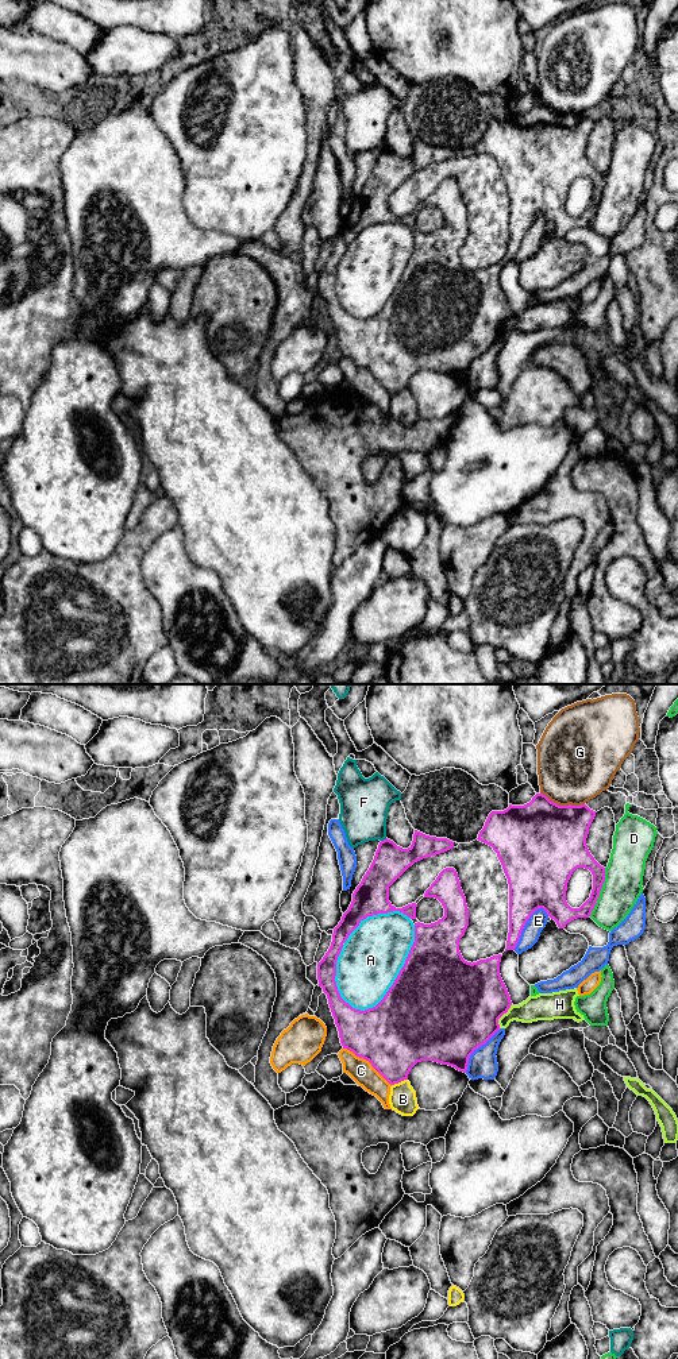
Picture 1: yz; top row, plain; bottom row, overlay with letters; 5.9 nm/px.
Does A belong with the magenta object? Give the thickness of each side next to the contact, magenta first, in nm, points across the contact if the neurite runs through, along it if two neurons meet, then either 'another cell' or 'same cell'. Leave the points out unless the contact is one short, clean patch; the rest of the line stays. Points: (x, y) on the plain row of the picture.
500/360 nm | another cell

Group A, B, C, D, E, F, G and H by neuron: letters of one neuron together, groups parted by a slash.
A F / B / C / D / E / G / H

